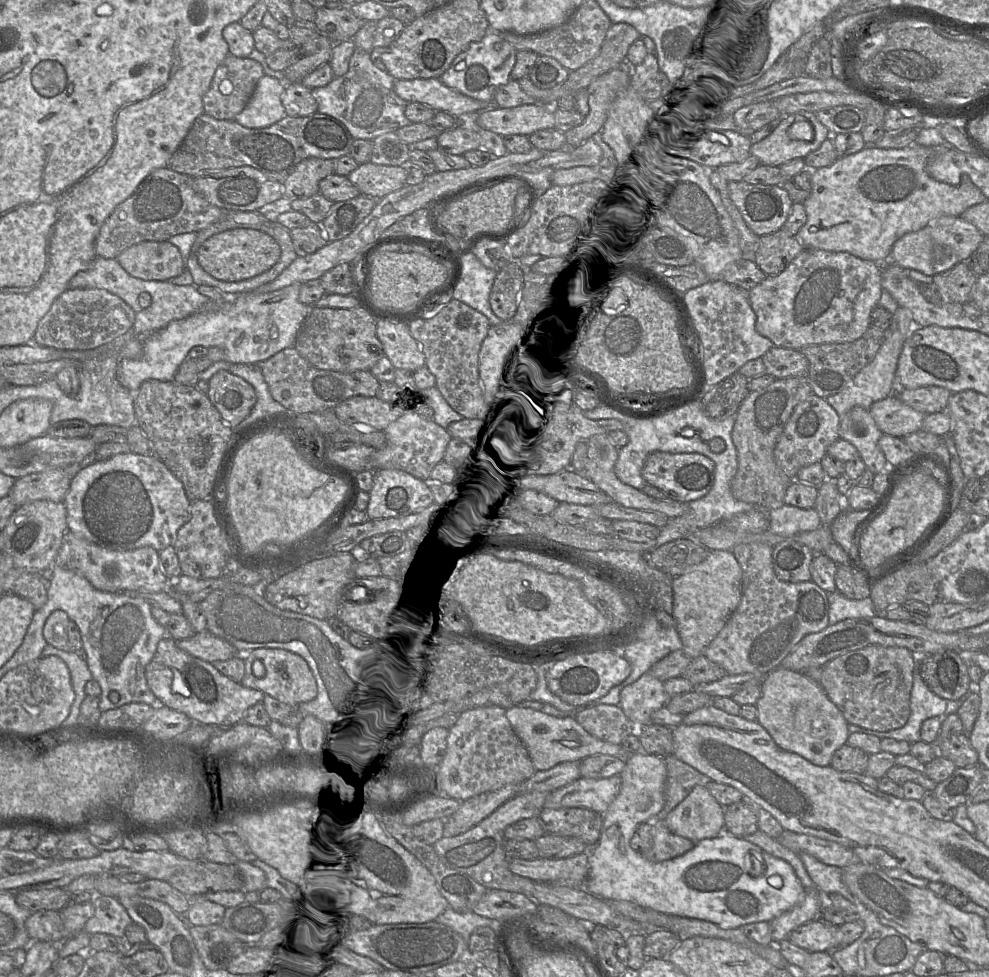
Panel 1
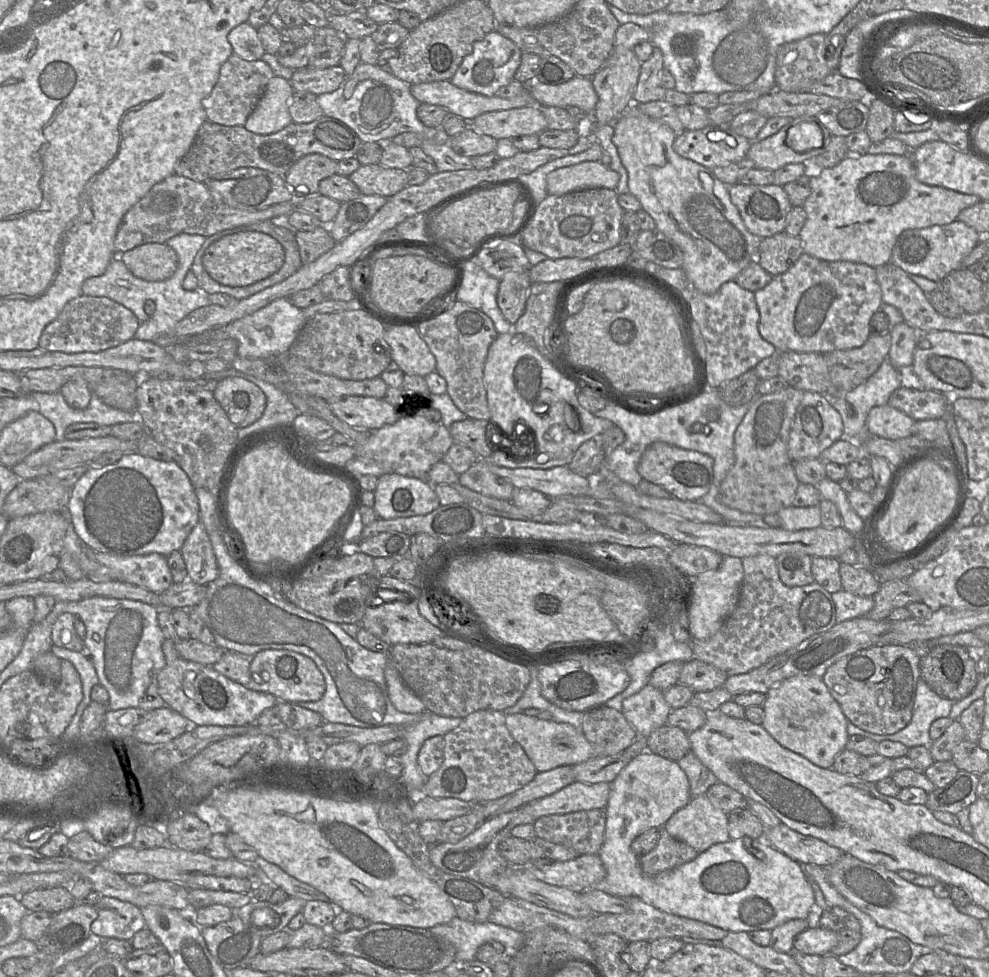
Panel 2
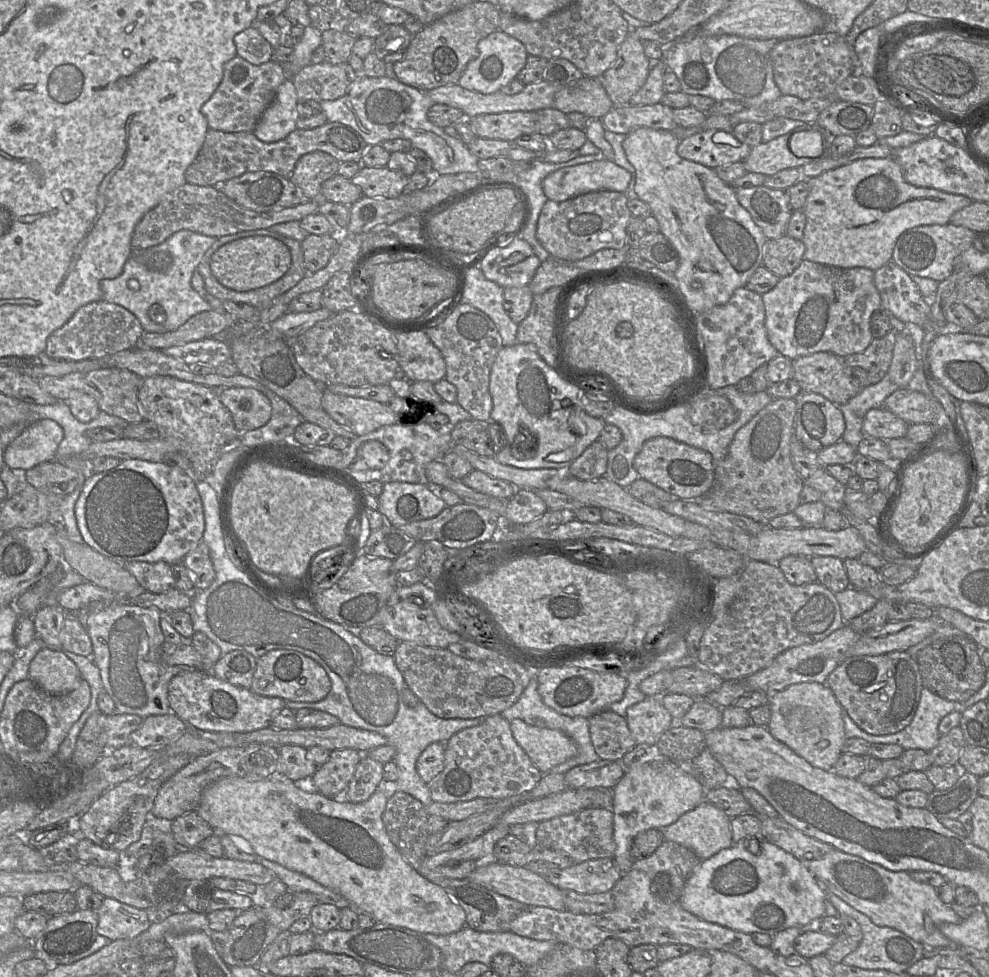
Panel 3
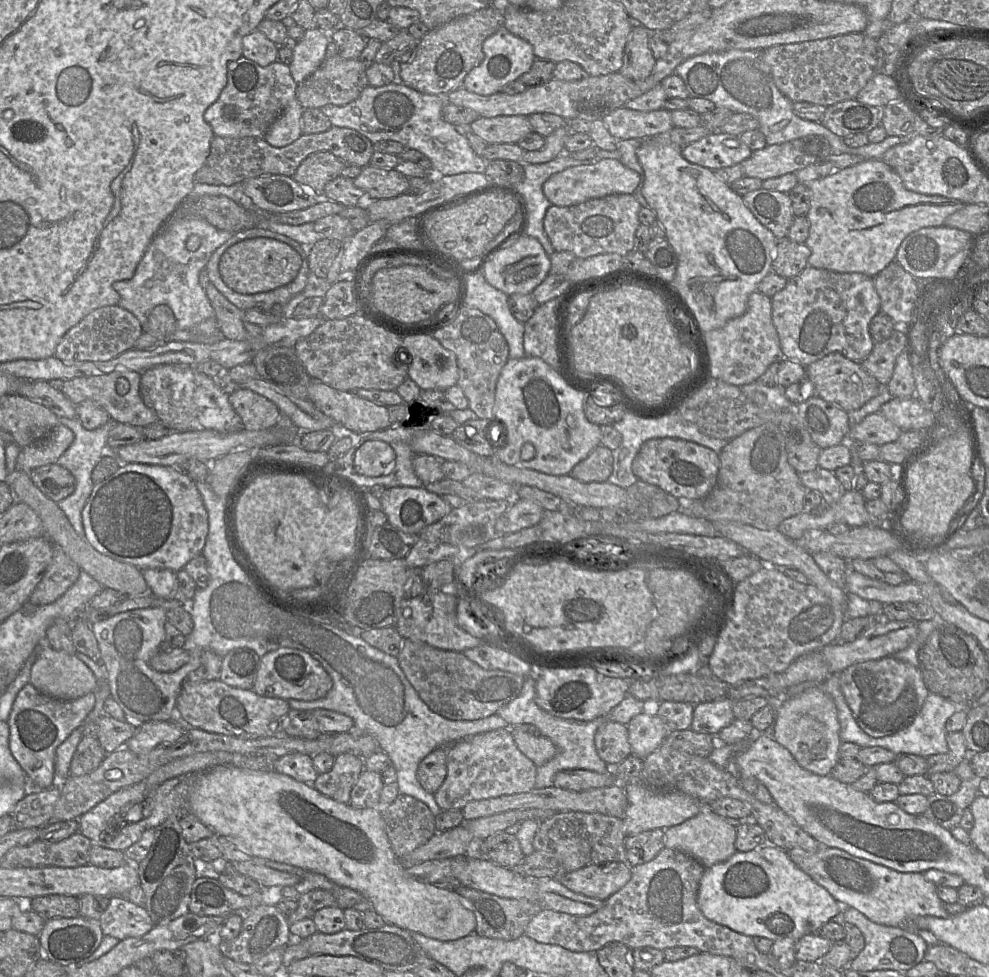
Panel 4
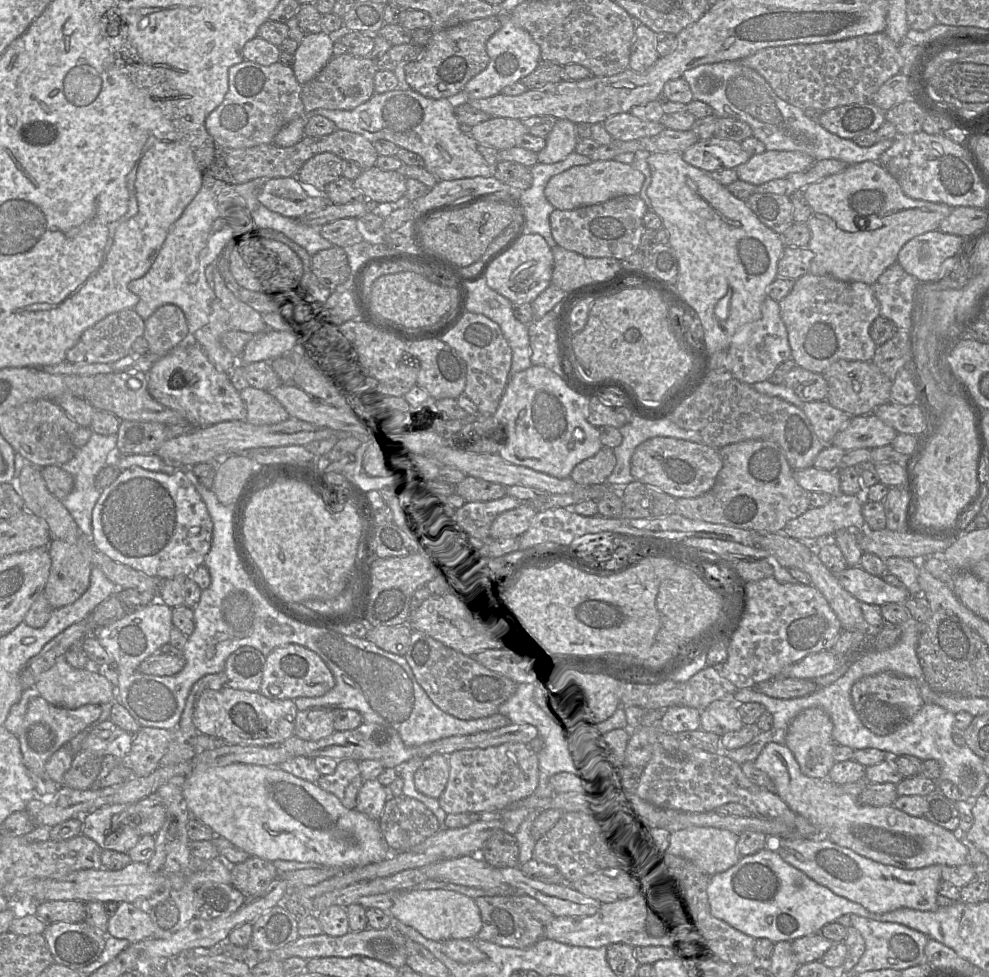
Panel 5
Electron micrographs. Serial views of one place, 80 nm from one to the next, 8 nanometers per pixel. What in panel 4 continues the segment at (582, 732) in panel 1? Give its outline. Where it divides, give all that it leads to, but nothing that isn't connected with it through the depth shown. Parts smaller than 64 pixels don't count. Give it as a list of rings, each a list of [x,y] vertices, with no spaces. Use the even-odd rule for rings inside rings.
[[[521,724],[510,728],[518,749],[537,767],[555,757],[556,746],[549,738],[541,735],[534,725]]]

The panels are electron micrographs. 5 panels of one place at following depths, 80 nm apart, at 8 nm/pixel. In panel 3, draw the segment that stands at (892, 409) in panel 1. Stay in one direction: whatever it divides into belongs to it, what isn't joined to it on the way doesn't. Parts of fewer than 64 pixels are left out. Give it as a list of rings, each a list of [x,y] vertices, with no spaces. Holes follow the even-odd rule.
[[[872,408],[866,413],[862,431],[863,436],[888,441],[906,437],[909,424],[902,418],[884,408]]]

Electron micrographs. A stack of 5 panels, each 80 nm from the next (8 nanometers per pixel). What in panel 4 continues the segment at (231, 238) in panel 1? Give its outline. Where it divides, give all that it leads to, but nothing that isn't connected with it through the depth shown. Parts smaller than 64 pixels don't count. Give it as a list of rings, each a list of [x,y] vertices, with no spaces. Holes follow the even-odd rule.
[[[271,238],[246,239],[230,246],[221,256],[219,273],[224,283],[241,294],[266,292],[295,279],[301,267],[300,255],[289,245]]]

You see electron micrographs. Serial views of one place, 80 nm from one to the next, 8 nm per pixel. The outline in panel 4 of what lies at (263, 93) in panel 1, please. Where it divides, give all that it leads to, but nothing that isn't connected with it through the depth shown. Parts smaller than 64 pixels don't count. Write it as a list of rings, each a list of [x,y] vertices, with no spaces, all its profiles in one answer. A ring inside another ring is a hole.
[[[293,100],[269,127],[265,141],[274,147],[284,147],[297,140],[302,134],[300,119],[303,110],[299,101]]]

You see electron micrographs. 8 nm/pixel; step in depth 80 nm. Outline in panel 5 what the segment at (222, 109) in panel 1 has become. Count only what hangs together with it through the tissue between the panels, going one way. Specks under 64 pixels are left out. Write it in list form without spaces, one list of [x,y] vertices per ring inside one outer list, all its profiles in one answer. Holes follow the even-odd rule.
[[[243,60],[229,68],[228,90],[222,102],[206,117],[205,125],[216,146],[247,148],[261,144],[271,144],[278,131],[290,121],[306,116],[301,99],[302,86],[297,81],[291,67],[276,62],[269,66]]]

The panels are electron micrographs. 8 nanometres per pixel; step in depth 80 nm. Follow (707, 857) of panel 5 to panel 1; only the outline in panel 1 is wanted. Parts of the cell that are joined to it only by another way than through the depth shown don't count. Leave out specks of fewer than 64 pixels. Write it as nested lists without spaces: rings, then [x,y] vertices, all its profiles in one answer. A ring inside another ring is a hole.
[[[696,785],[666,816],[665,822],[674,834],[696,844],[723,833],[724,807],[716,801],[707,786]]]

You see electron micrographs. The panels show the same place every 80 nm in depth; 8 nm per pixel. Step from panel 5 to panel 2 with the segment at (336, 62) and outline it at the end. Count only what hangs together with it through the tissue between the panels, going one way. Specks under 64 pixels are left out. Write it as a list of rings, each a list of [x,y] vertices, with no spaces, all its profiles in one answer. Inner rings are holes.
[[[340,65],[328,68],[304,67],[294,70],[293,76],[289,81],[294,91],[320,95],[337,90],[347,76]]]

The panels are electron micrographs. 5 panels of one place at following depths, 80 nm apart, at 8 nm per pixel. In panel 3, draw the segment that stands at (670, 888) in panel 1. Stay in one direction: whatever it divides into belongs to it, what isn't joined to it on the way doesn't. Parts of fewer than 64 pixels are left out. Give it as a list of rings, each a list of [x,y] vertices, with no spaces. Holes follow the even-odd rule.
[[[654,754],[643,756],[627,768],[611,791],[616,845],[612,859],[622,874],[629,872],[635,861],[631,856],[631,845],[639,833],[648,829],[662,829],[674,823],[705,801],[706,794],[701,783],[682,770],[678,763]],[[744,842],[722,849],[702,860],[686,881],[680,903],[684,910],[711,923],[743,933],[764,933],[770,936],[791,927],[808,928],[825,915],[827,890],[807,866],[790,853],[768,842],[759,842],[760,852],[749,852]]]

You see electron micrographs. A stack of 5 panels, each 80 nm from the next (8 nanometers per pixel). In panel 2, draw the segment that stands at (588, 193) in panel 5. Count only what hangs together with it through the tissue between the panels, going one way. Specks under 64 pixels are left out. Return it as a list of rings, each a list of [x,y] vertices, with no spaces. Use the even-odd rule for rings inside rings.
[[[601,161],[581,162],[559,168],[546,177],[548,194],[556,196],[591,188],[615,190],[618,181],[619,174]]]

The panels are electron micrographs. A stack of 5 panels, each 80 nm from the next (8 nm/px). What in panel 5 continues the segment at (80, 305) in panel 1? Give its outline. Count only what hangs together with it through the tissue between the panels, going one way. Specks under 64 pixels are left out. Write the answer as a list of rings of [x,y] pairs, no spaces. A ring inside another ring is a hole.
[[[134,310],[112,313],[86,329],[78,342],[67,351],[65,360],[72,364],[112,363],[130,354],[132,344],[145,330],[144,321]]]

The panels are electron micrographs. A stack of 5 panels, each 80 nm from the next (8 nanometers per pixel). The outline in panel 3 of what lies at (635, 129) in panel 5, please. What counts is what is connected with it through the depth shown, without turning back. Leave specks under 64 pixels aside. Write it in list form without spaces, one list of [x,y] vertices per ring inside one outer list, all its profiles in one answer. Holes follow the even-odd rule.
[[[661,102],[653,105],[613,107],[601,120],[605,130],[625,135],[640,127],[668,131],[679,127],[673,109]]]

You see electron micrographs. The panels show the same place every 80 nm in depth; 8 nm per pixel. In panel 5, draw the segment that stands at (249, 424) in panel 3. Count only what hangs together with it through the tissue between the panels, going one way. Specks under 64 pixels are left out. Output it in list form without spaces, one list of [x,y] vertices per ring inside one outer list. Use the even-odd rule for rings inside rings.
[[[248,386],[239,394],[246,406],[249,424],[272,425],[290,418],[286,409],[267,391]]]

